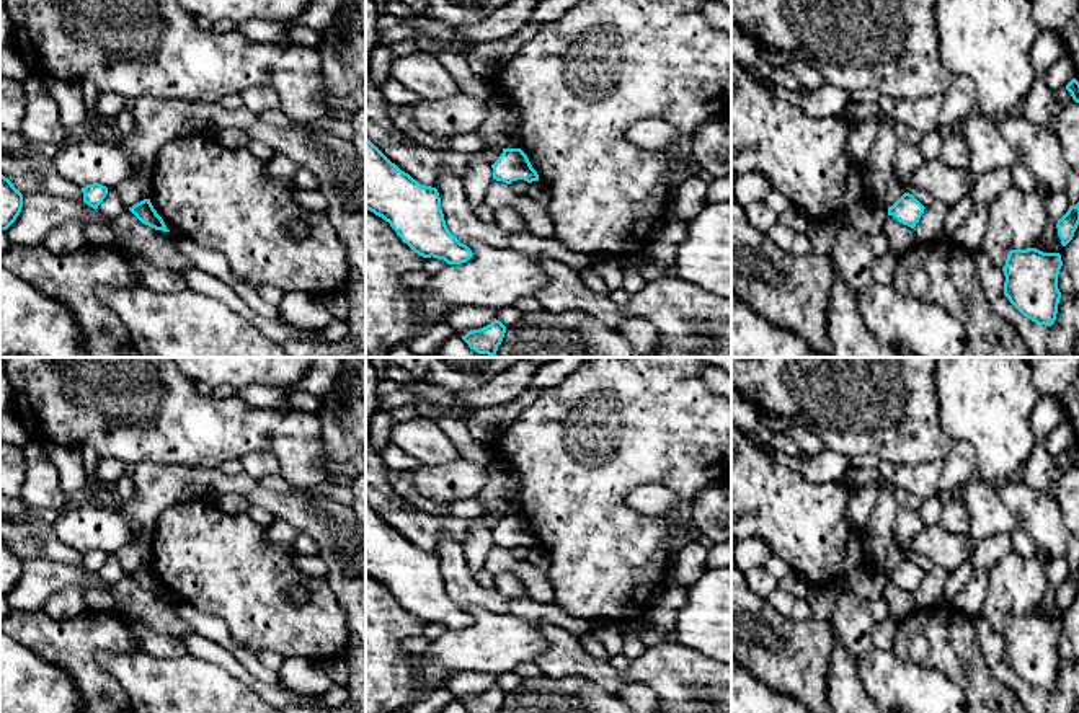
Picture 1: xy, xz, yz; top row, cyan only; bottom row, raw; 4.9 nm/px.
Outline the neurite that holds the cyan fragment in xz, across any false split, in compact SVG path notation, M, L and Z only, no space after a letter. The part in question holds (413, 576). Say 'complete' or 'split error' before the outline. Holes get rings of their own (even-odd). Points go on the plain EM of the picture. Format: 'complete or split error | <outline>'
complete | M366 503L366 574L382 582L397 597L403 609L423 623L444 625L447 630L467 628L473 618L447 594L436 553L420 550L408 538L392 529Z

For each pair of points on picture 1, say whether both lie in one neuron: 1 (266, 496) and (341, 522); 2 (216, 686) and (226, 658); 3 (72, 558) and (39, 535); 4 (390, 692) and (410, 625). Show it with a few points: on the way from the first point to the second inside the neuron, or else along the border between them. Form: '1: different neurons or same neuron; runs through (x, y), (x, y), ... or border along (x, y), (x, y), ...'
1: same neuron; runs through (284, 506), (304, 508), (324, 519)
2: different neurons; border along (190, 653), (222, 666), (253, 689)
3: same neuron; runs through (64, 553), (48, 544)
4: same neuron; runs through (390, 676), (390, 645), (394, 642)

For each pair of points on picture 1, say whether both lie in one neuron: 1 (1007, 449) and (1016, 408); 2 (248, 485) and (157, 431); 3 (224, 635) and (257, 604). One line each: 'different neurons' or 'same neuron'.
1: same neuron
2: different neurons
3: different neurons

